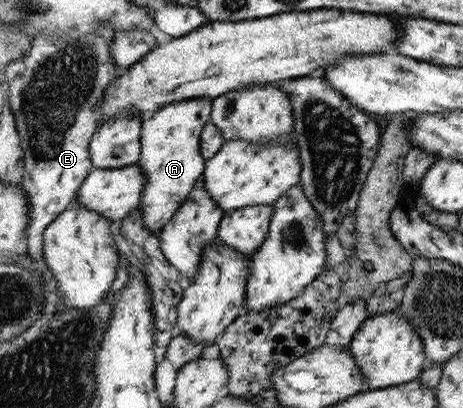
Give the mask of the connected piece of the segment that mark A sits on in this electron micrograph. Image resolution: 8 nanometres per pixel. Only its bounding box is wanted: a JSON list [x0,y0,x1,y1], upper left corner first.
[139,98,214,235]

